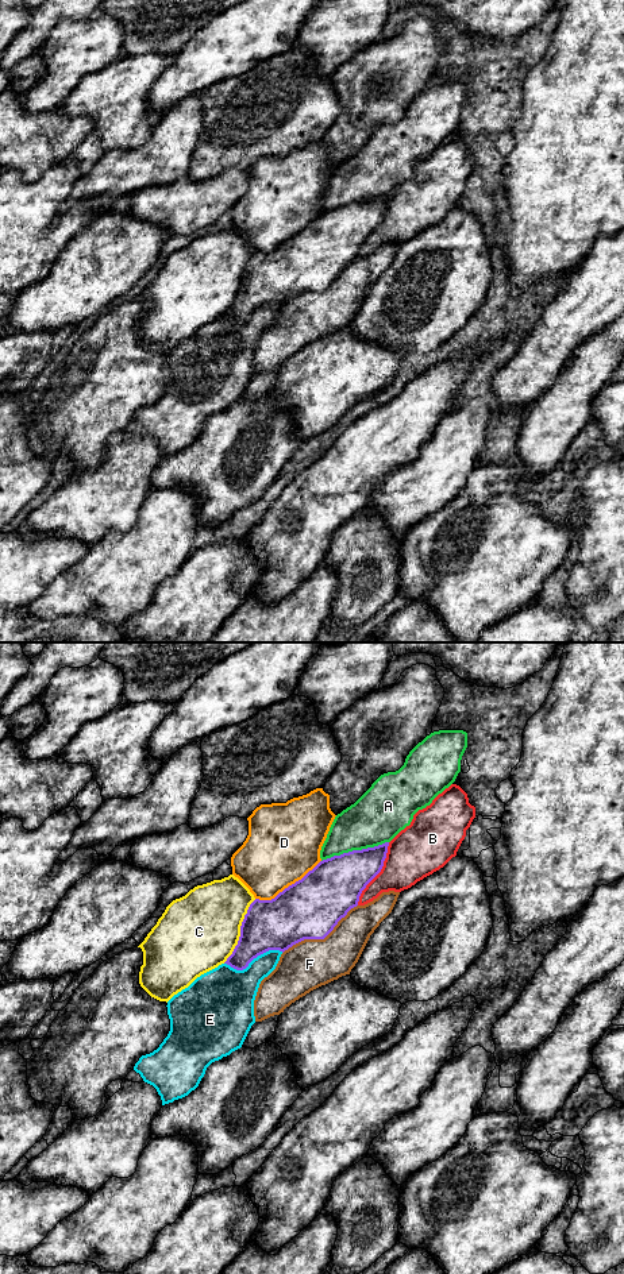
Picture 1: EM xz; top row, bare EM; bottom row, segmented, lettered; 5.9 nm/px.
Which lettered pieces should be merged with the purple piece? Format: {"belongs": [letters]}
{"belongs": []}

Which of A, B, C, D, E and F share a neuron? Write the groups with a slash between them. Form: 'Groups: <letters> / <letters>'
Groups: A / B / C / D / E / F

